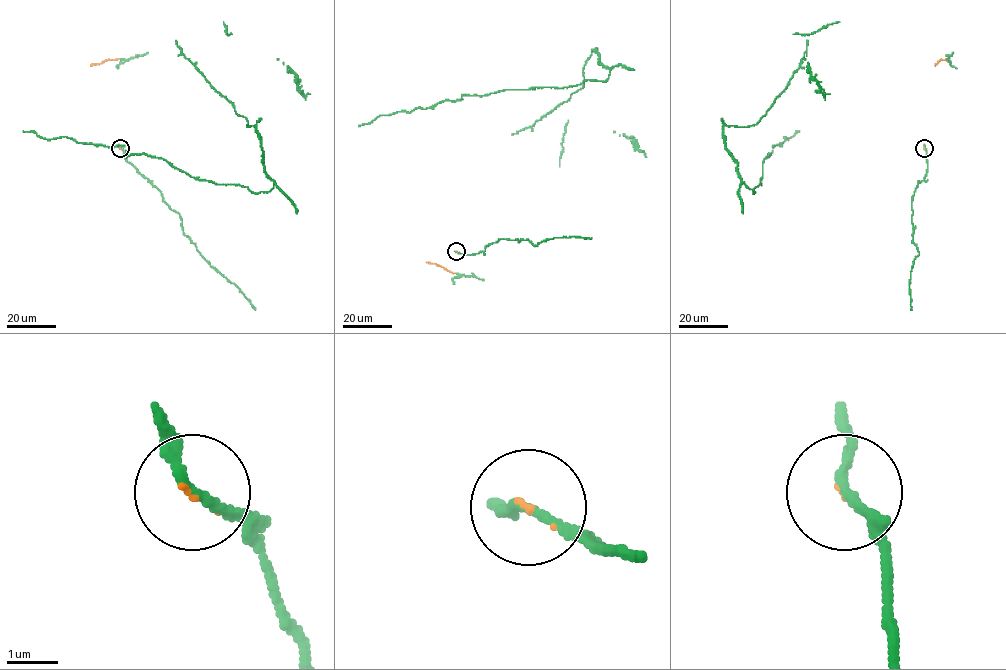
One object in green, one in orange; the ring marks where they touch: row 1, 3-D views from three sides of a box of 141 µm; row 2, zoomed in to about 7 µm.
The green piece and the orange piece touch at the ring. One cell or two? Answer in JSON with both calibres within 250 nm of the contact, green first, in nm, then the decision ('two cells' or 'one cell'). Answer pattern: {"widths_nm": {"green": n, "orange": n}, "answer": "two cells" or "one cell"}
{"widths_nm": {"green": 180, "orange": 60}, "answer": "one cell"}

